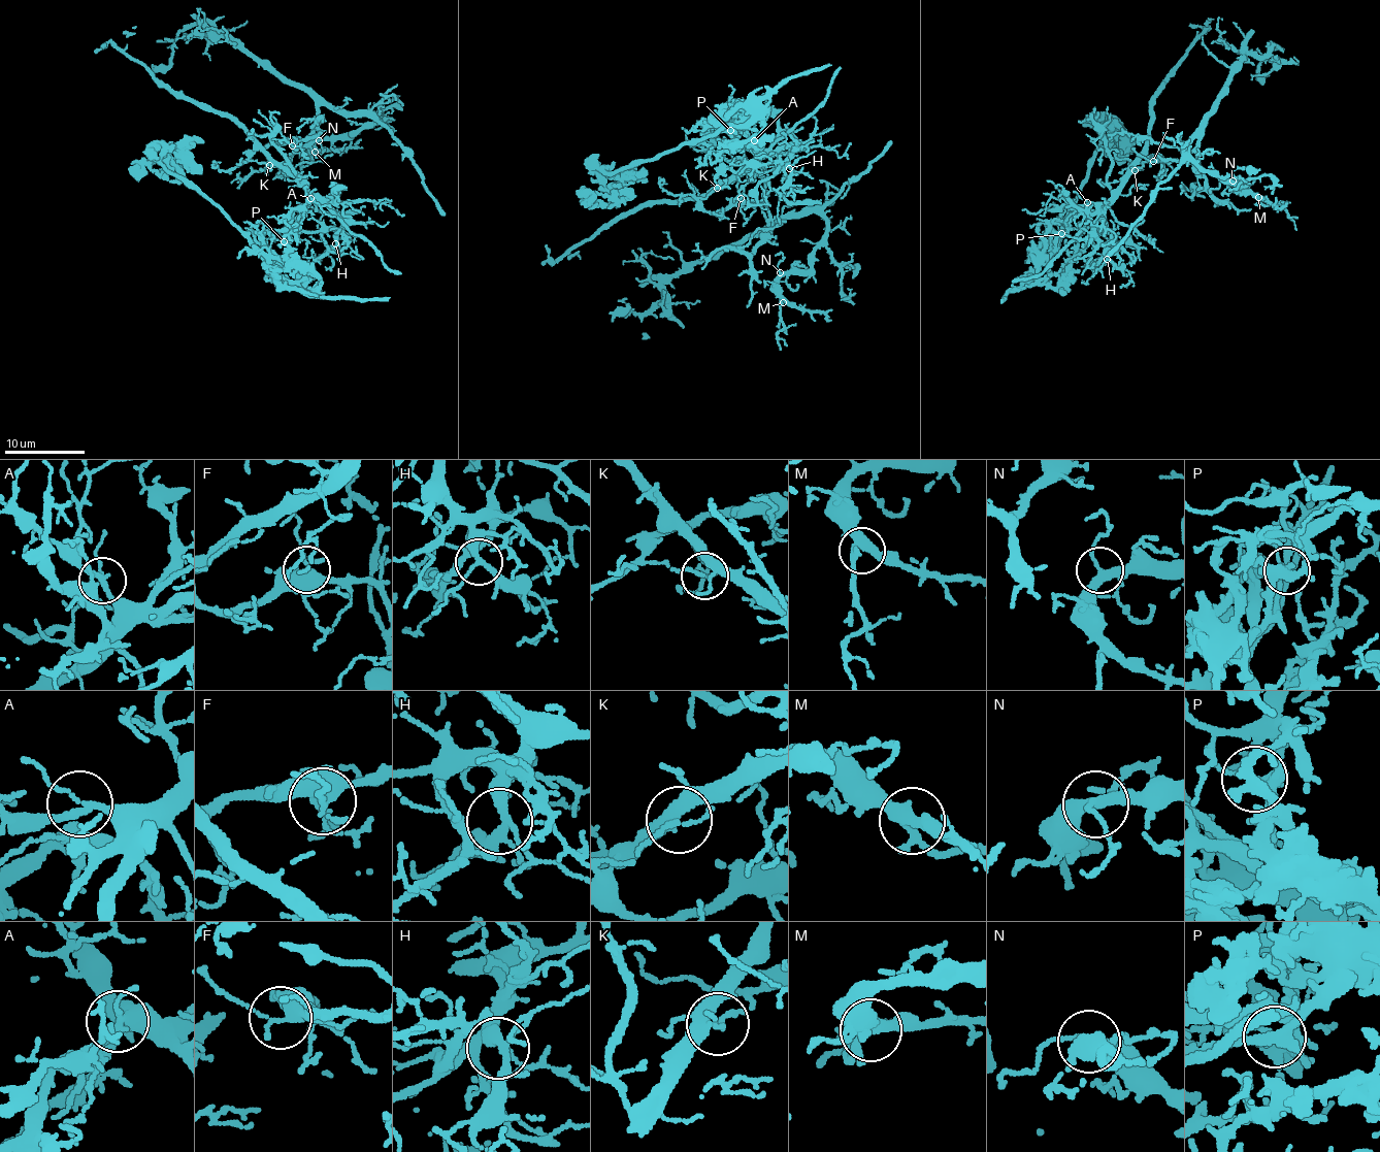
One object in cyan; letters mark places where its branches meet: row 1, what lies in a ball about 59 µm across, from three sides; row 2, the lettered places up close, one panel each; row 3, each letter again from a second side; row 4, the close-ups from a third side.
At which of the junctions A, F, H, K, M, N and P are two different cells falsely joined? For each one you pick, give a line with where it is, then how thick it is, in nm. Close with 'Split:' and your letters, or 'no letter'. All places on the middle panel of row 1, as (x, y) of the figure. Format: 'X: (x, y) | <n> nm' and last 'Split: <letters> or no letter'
K: (717, 188) | 110 nm
P: (730, 130) | 240 nm
Split: K, P

